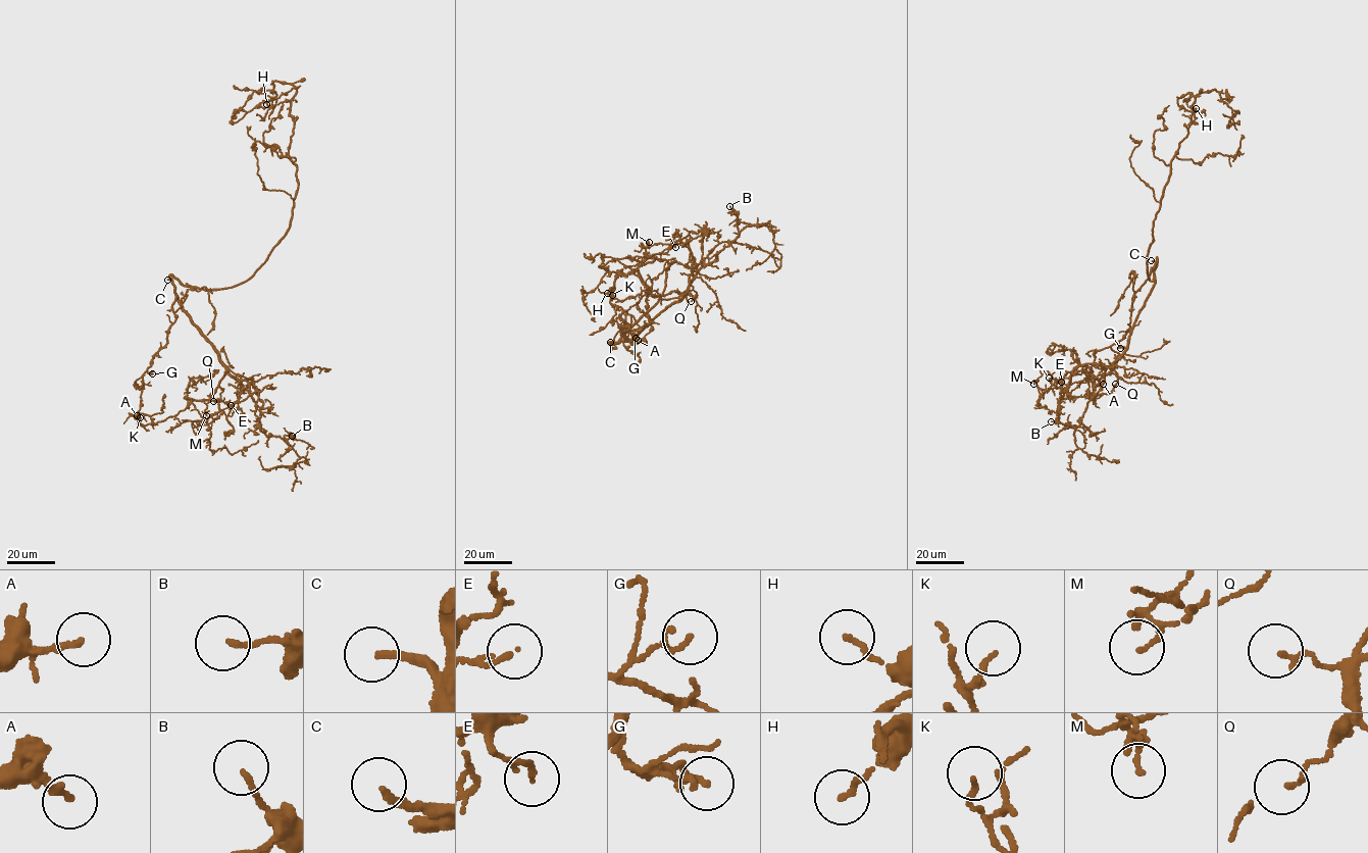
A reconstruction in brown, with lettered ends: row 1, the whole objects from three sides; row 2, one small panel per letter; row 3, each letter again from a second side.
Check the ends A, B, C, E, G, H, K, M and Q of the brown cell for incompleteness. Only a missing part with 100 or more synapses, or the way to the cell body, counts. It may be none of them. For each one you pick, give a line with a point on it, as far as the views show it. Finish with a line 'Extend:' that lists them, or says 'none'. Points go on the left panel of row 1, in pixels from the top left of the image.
C: place (167, 280)
Extend: C

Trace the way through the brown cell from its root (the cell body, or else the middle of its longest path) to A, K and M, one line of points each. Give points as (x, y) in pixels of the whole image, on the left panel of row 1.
A: (214, 289), (169, 276), (175, 319), (144, 372), (139, 420), (137, 415)
K: (214, 289), (169, 276), (182, 310), (225, 373), (209, 399), (189, 399), (156, 422), (142, 425), (140, 417)
M: (214, 289), (169, 276), (182, 310), (229, 373), (253, 379), (257, 389), (231, 405), (208, 402), (206, 415)

